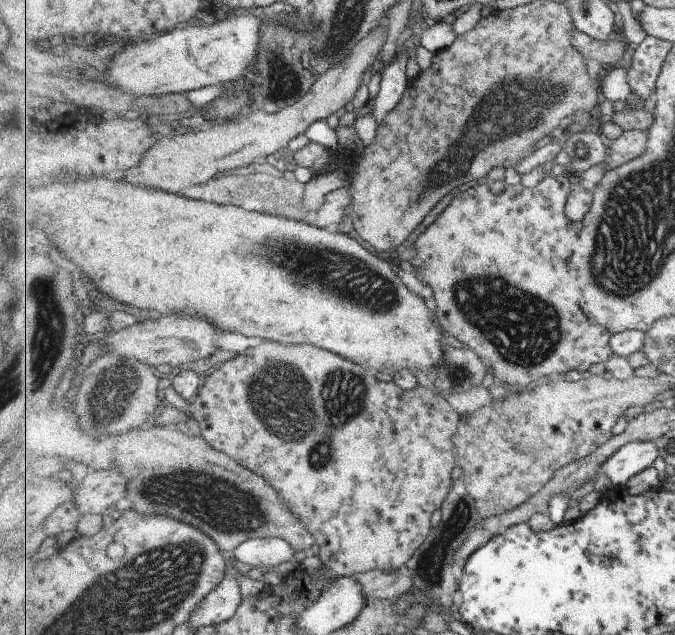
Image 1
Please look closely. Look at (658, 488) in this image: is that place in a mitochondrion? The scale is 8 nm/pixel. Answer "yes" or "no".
no

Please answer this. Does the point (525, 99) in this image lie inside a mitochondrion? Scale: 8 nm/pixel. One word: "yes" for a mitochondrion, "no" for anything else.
yes

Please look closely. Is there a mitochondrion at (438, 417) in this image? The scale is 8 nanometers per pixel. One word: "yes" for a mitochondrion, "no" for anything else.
no

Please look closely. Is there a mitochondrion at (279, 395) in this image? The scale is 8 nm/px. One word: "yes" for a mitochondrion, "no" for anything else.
yes

